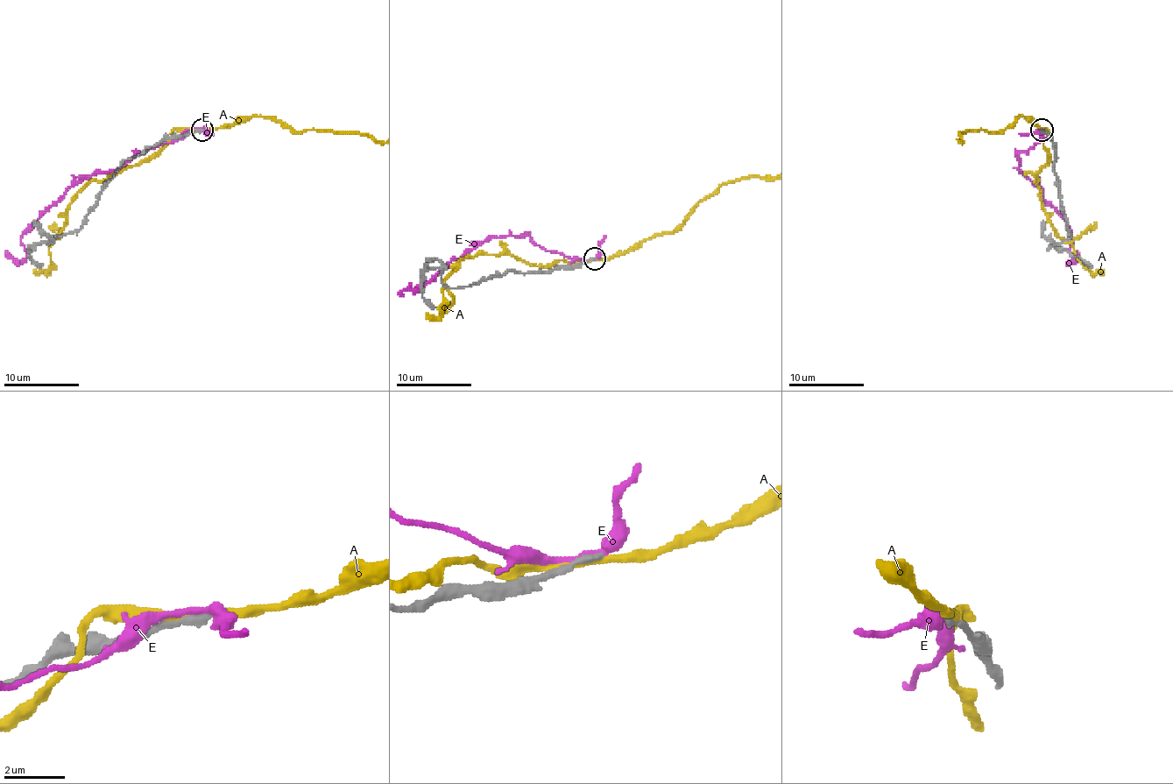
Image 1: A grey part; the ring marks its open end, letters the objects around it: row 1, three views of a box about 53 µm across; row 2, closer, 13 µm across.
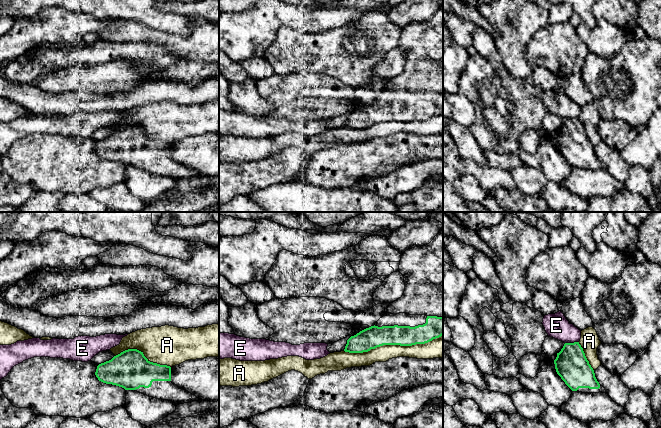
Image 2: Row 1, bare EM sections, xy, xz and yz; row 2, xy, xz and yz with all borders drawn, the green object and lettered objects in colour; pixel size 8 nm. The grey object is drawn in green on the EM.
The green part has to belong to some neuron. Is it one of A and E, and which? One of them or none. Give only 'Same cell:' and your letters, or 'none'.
Same cell: none

